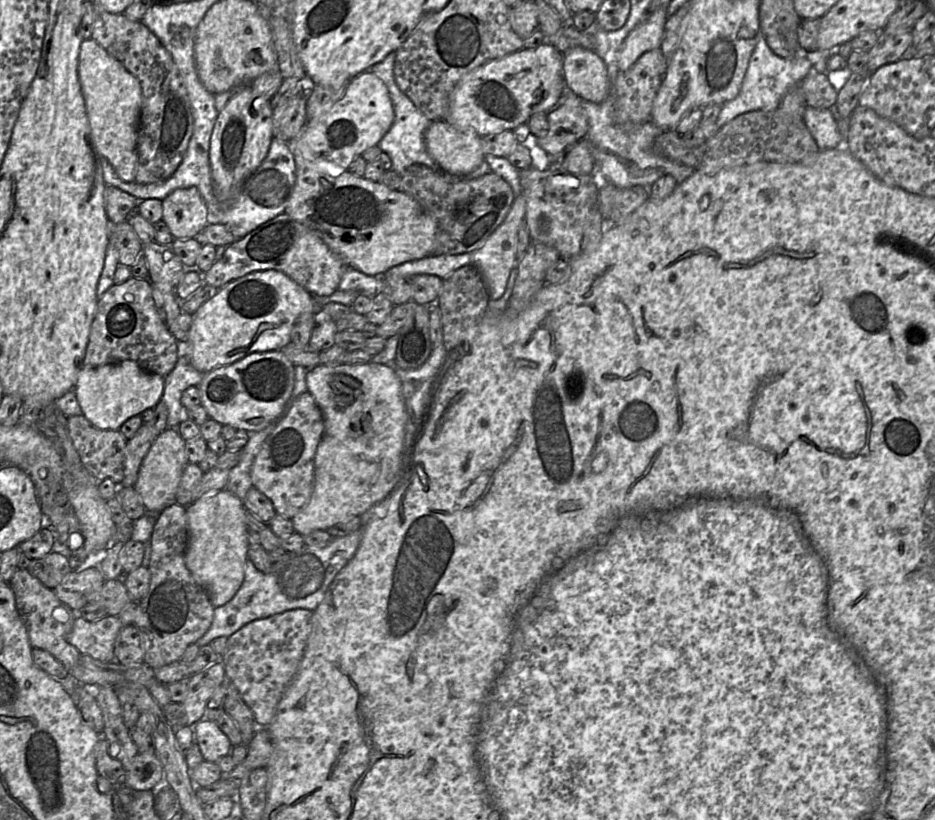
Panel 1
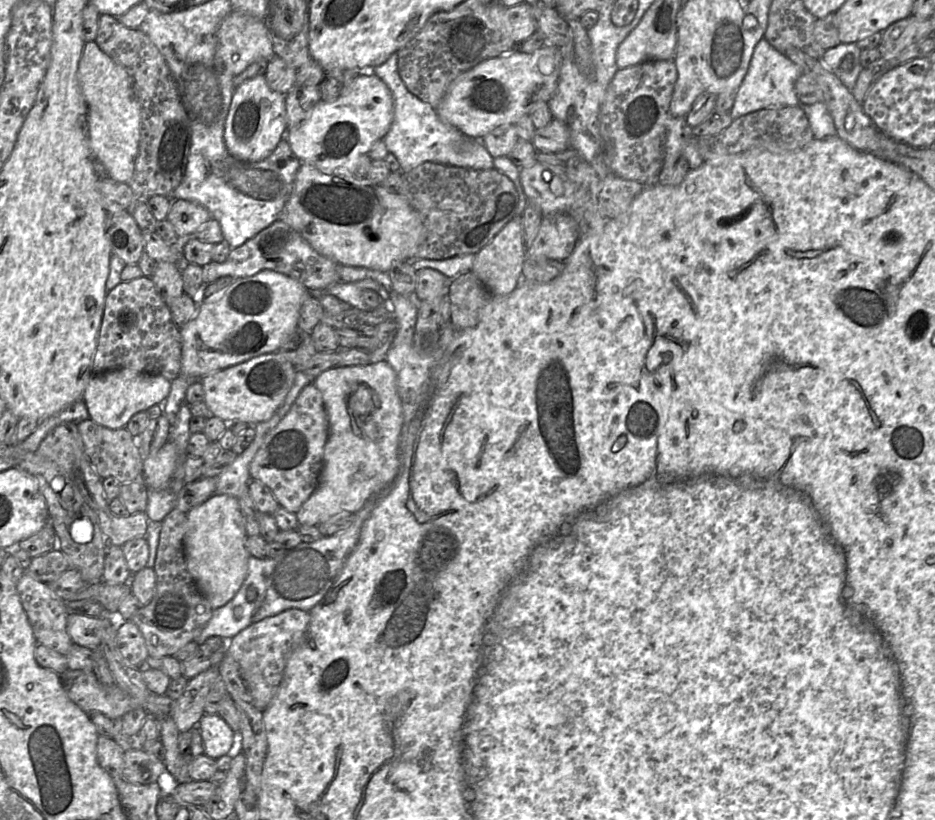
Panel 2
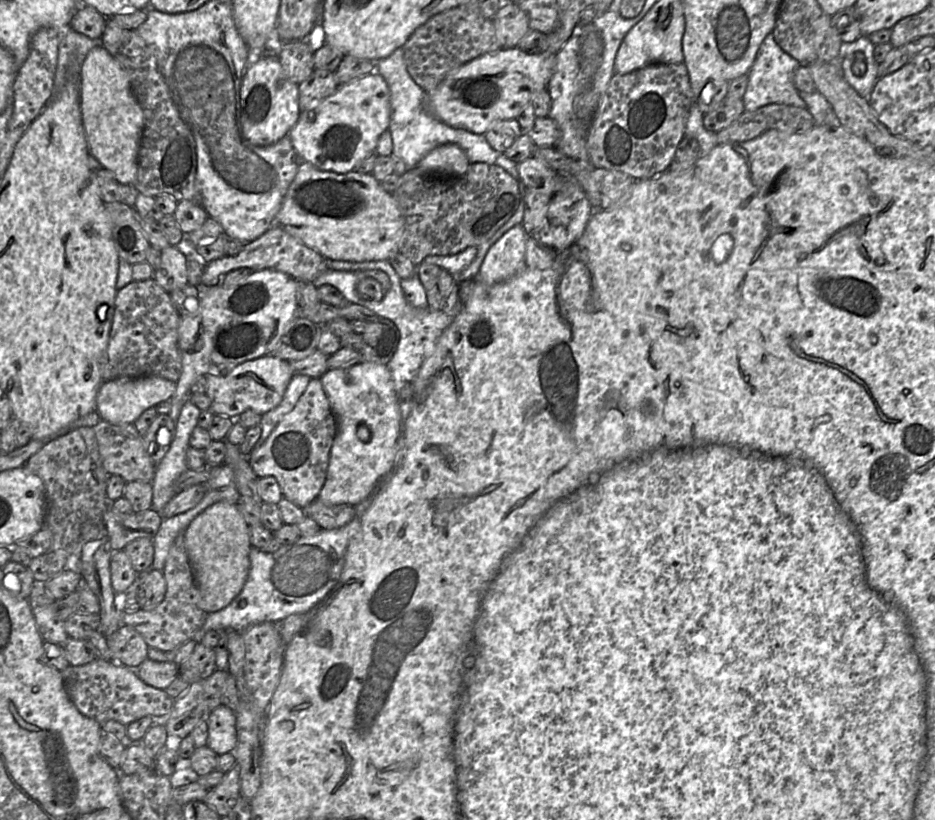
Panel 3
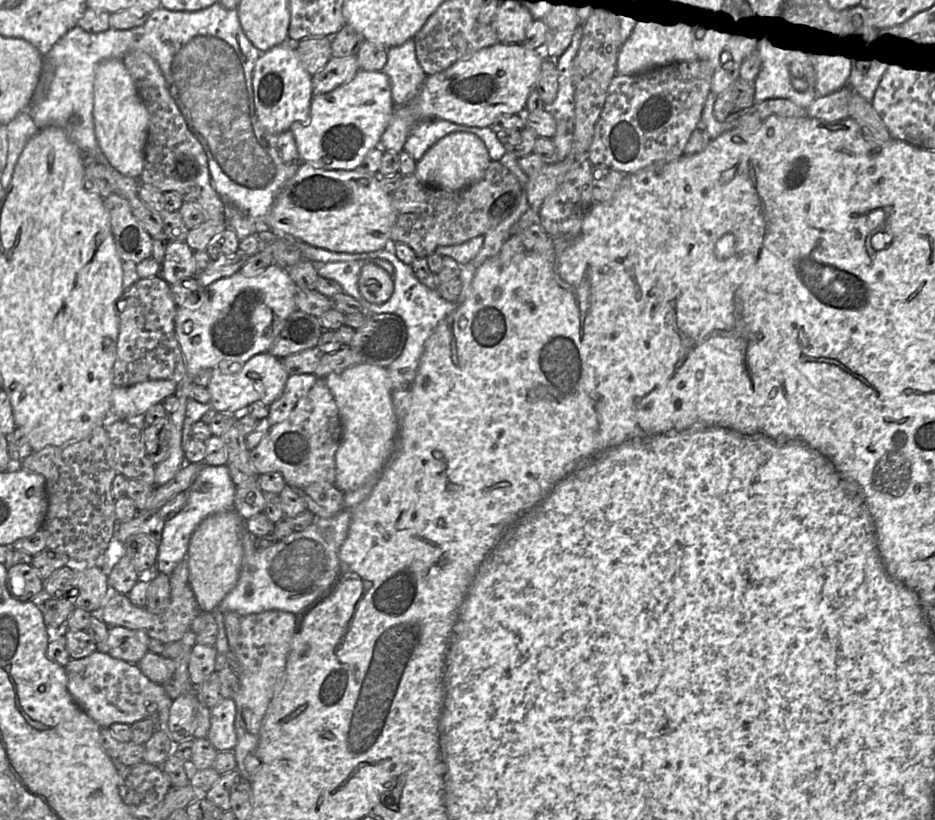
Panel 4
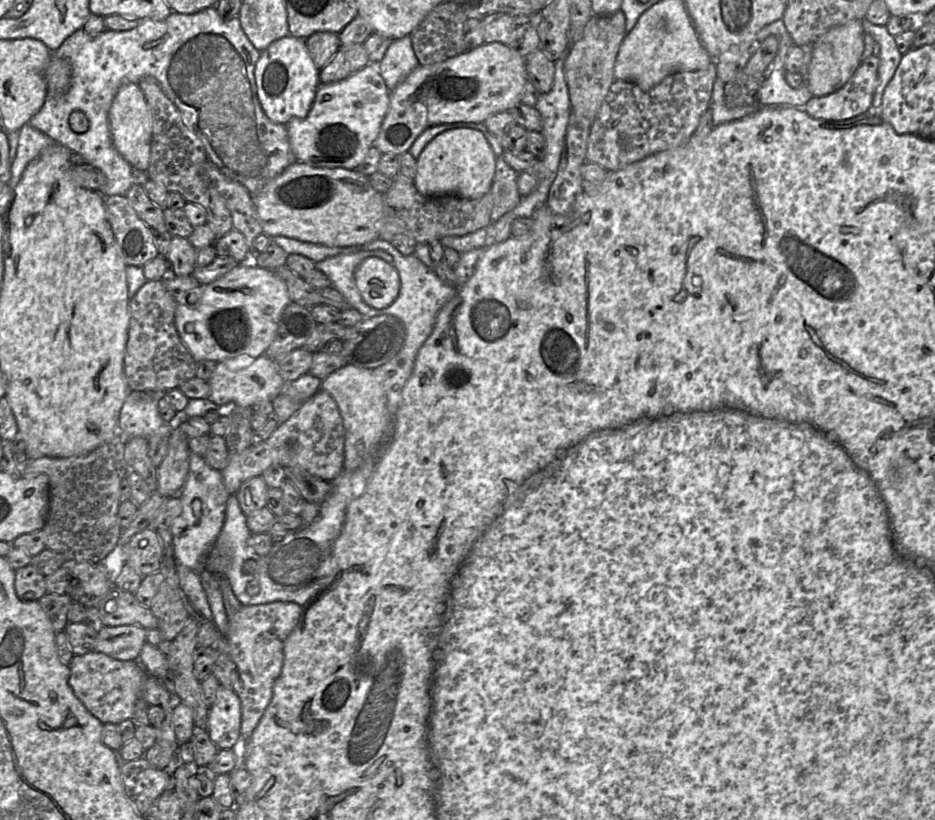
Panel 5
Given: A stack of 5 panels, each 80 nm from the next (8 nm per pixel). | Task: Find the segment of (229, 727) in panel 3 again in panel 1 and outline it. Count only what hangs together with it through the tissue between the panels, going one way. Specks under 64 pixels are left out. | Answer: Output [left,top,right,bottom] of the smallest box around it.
[192,718,233,763]

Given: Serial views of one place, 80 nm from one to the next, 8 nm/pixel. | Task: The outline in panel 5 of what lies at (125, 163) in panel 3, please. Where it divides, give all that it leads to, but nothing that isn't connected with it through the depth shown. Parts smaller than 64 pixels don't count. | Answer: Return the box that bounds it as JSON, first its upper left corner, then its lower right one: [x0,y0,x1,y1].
[108,83,152,171]

